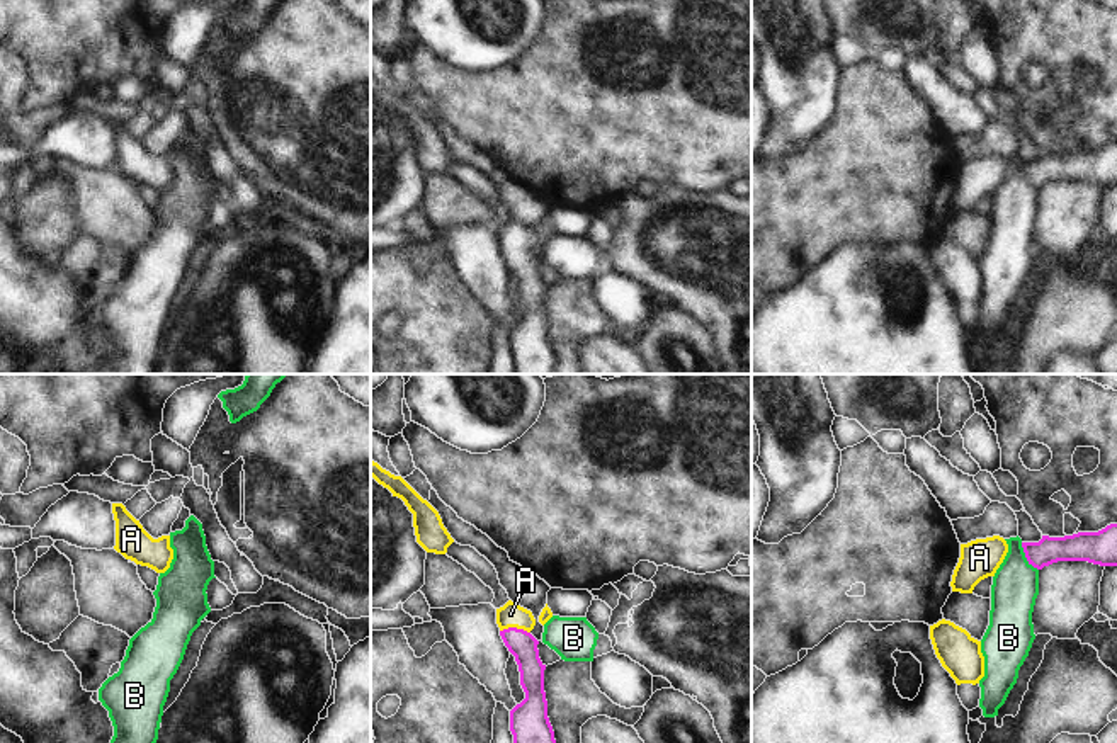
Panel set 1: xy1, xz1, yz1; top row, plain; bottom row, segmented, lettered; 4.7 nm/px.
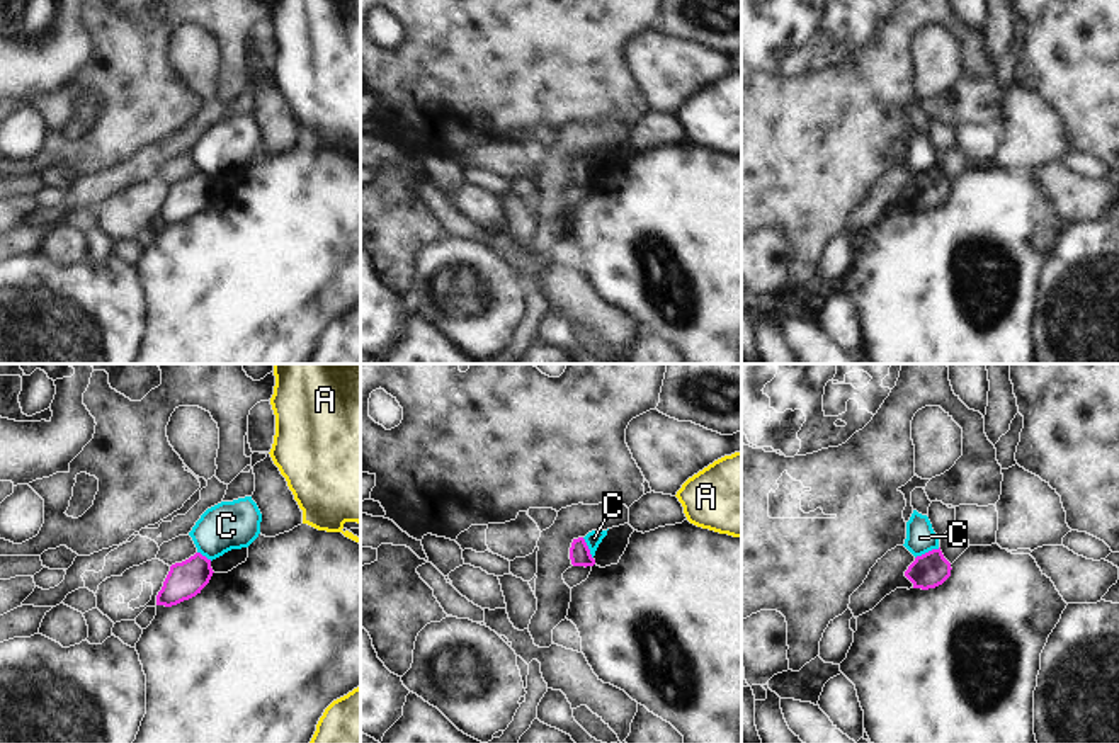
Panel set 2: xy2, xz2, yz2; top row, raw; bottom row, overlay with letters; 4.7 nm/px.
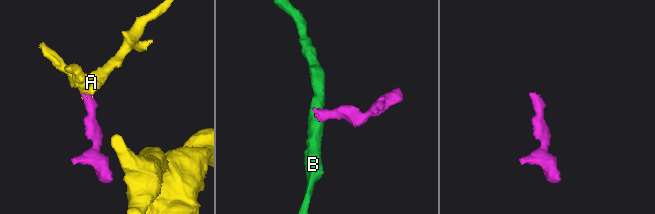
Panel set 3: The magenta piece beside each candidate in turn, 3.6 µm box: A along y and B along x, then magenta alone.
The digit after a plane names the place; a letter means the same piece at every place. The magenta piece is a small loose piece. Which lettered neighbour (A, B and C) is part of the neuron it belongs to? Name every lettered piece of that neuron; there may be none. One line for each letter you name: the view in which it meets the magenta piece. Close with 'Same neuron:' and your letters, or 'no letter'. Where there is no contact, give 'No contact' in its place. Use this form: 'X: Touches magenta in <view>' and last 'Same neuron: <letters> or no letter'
A: Touches magenta in xz1
Same neuron: A

